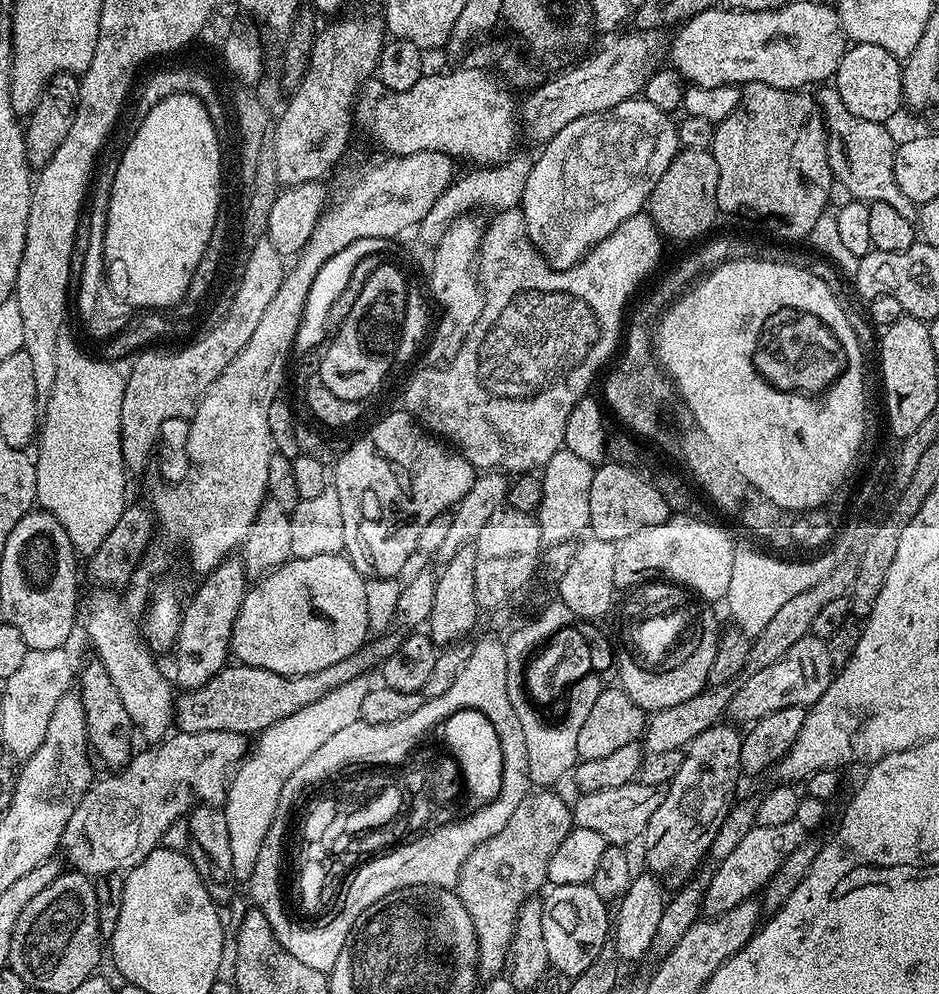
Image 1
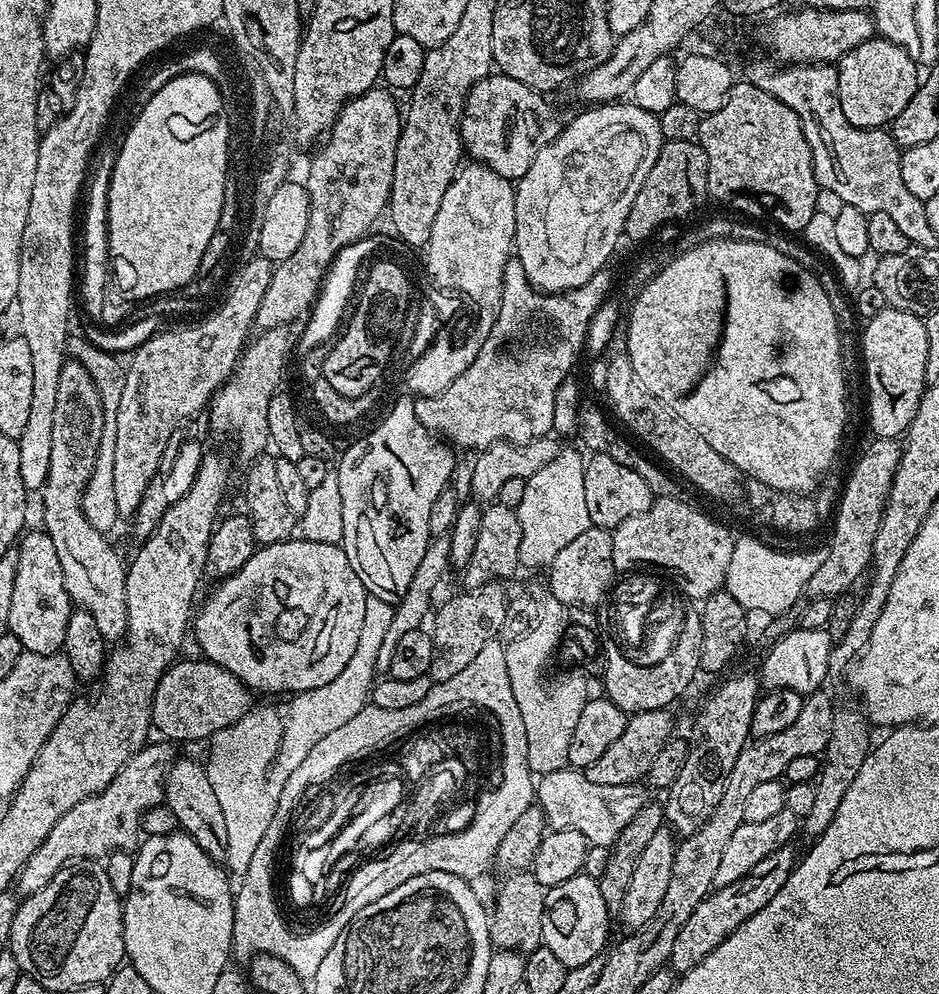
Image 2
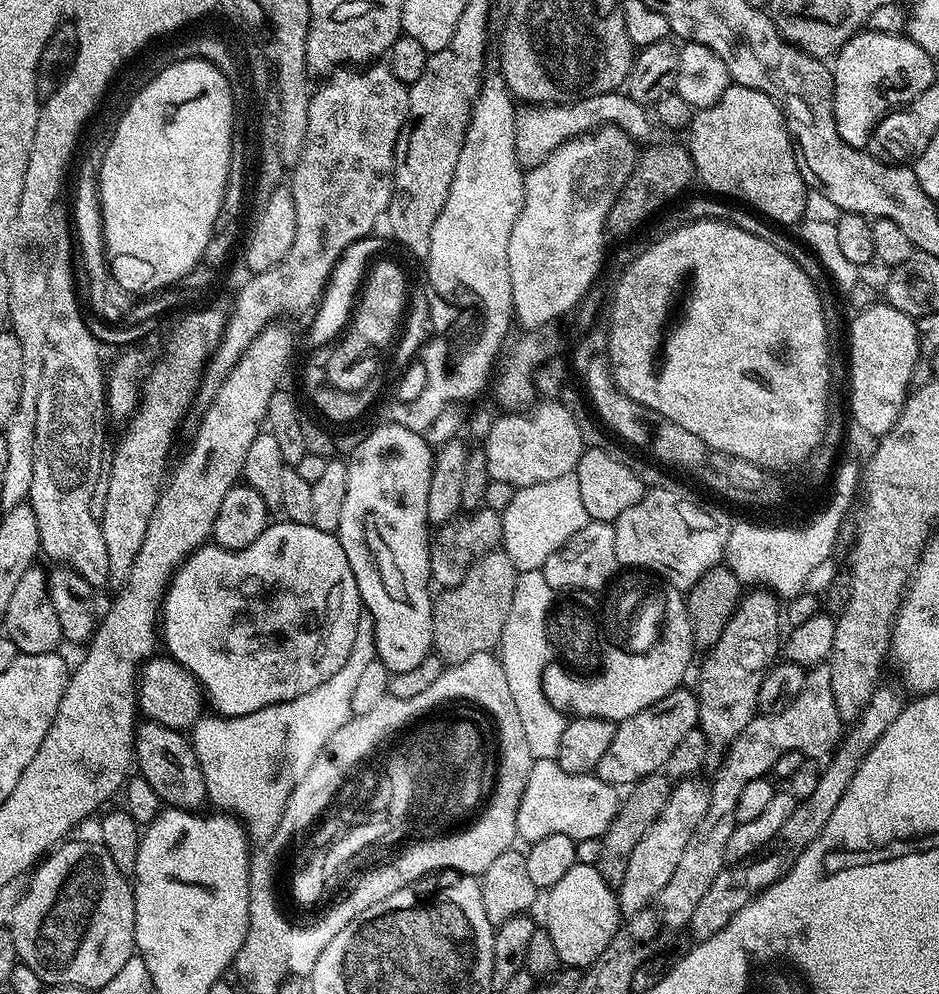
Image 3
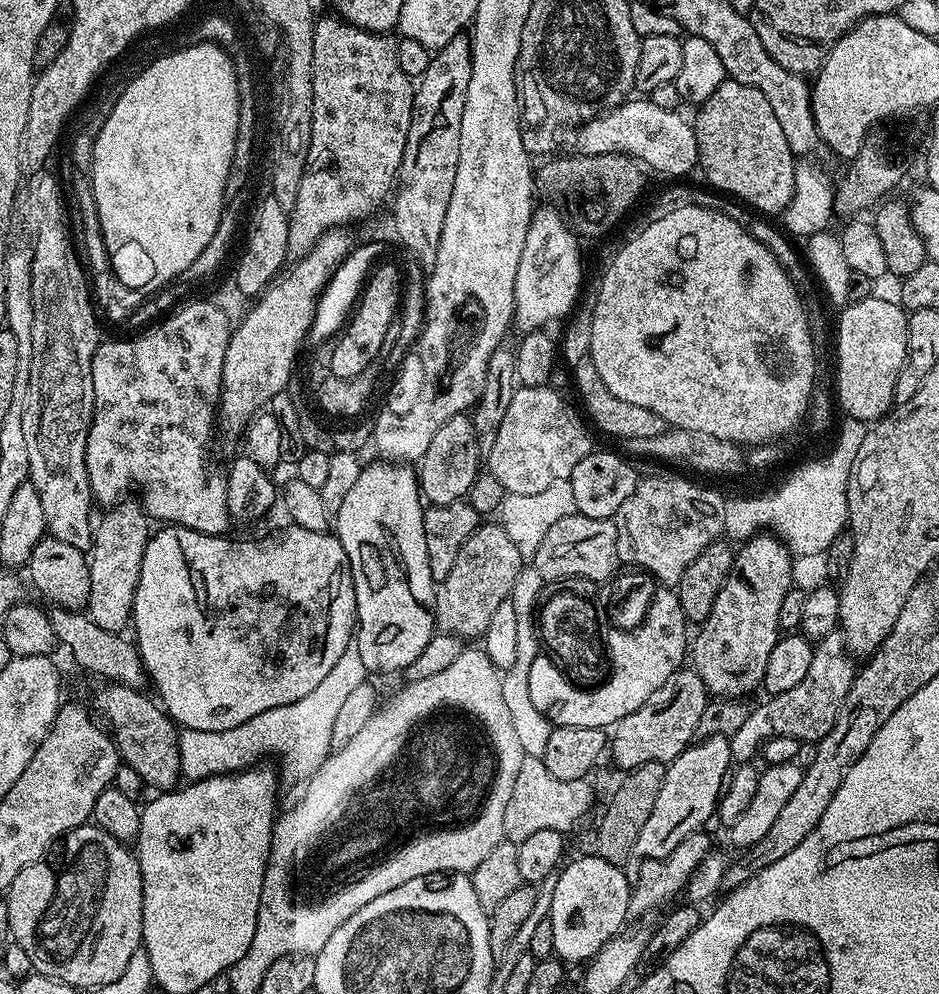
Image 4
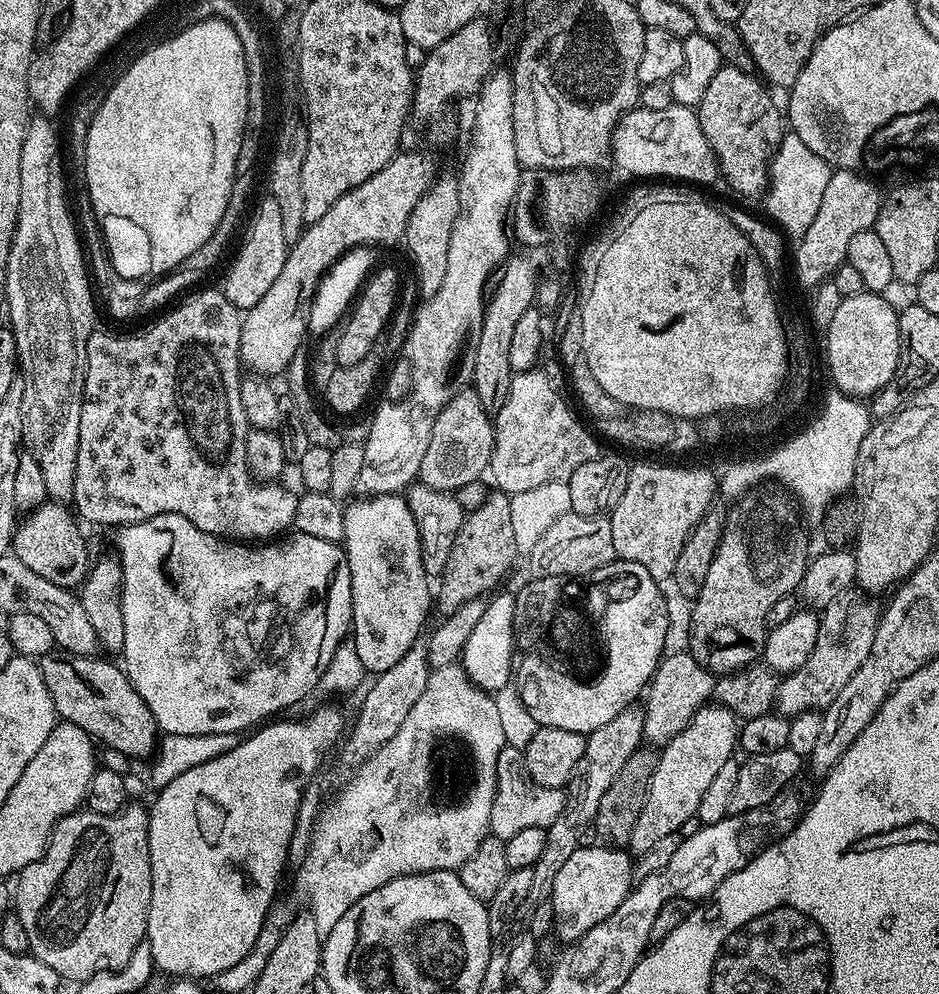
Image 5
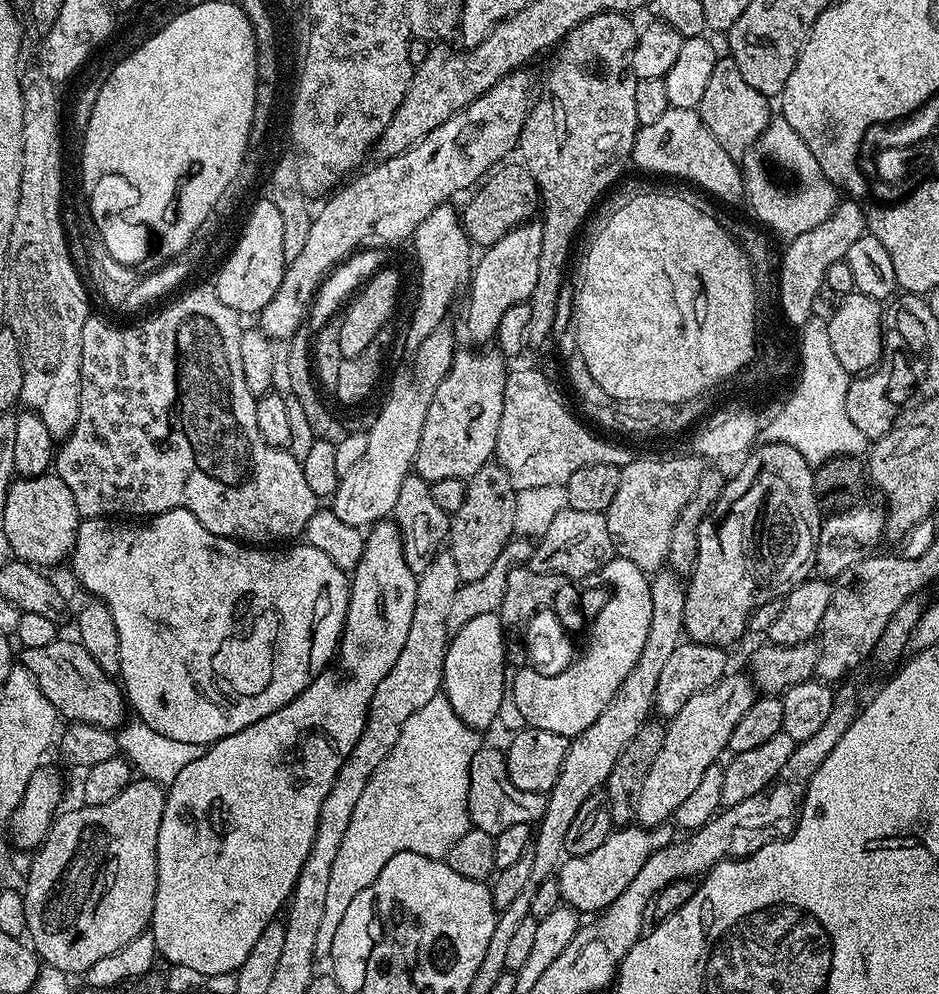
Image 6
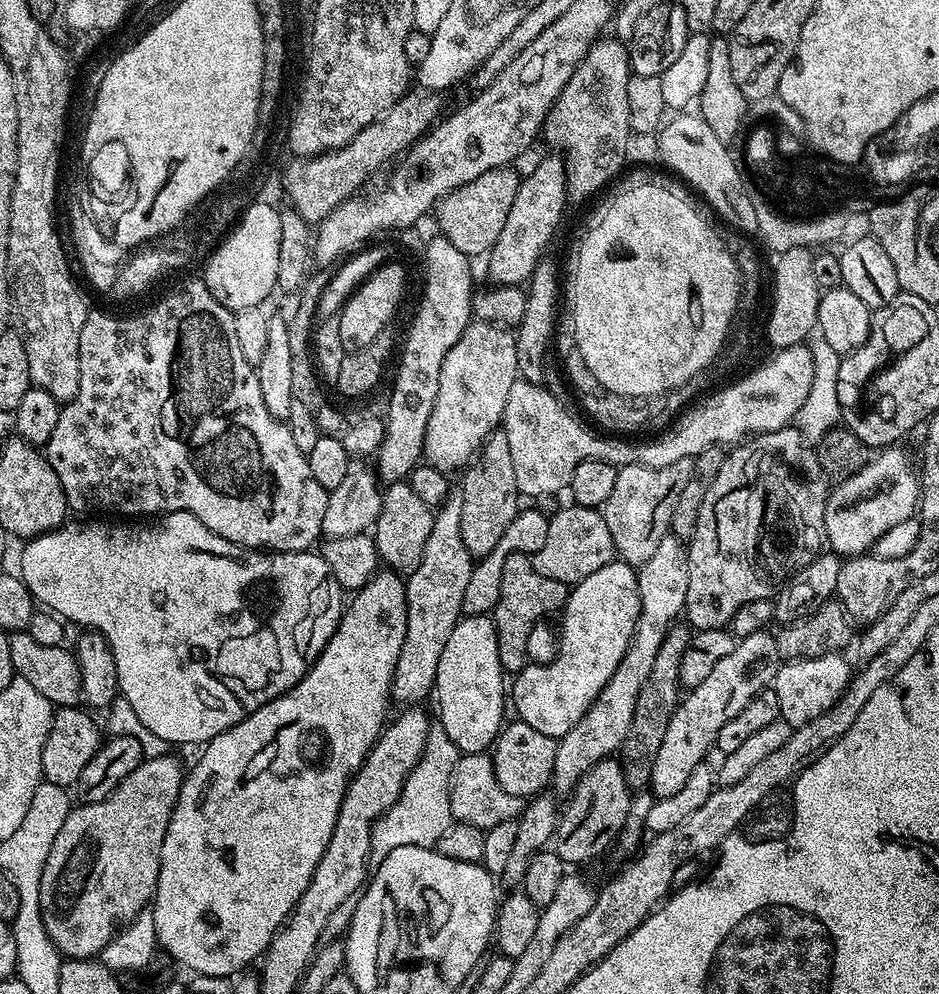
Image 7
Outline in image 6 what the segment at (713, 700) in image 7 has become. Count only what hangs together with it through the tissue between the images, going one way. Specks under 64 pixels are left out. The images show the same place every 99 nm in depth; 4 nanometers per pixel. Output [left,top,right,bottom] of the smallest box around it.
[636,674,754,829]

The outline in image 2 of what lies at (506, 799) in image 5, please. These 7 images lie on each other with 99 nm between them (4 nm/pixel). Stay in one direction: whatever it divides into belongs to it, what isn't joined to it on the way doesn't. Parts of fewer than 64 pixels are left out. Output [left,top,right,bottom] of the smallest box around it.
[534,766,649,849]

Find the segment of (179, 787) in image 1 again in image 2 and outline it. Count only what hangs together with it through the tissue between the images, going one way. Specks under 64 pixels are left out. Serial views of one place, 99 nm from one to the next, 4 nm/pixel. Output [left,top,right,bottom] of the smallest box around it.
[14,742,177,897]

